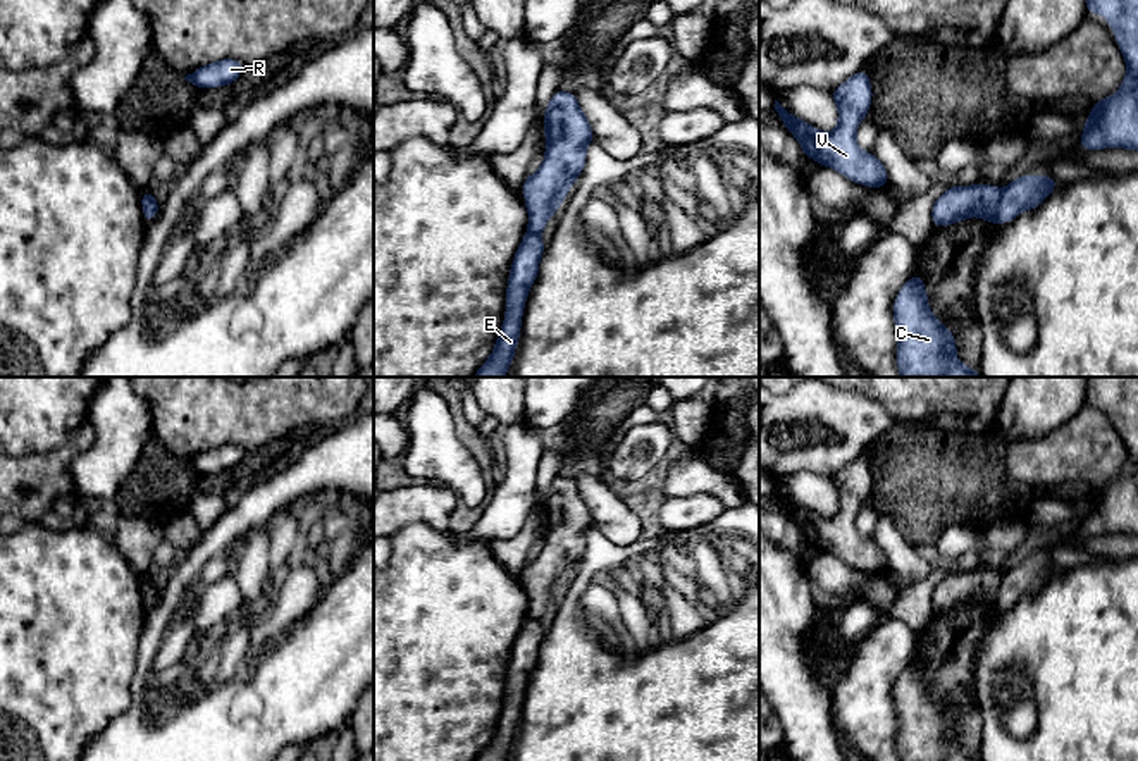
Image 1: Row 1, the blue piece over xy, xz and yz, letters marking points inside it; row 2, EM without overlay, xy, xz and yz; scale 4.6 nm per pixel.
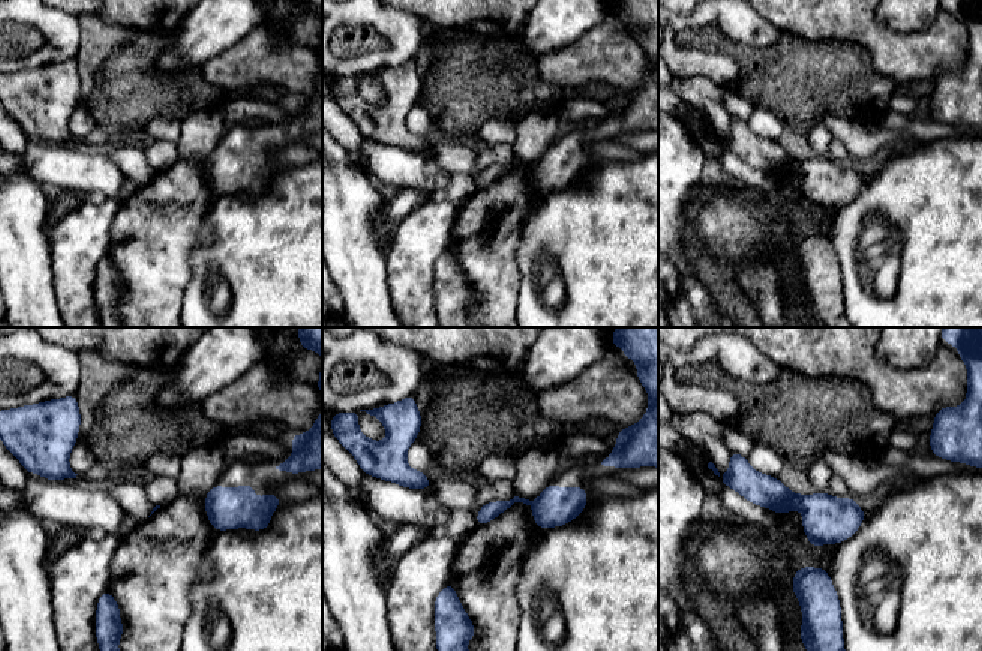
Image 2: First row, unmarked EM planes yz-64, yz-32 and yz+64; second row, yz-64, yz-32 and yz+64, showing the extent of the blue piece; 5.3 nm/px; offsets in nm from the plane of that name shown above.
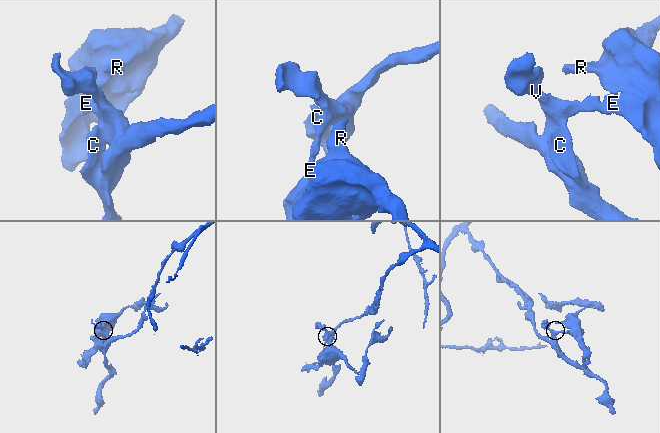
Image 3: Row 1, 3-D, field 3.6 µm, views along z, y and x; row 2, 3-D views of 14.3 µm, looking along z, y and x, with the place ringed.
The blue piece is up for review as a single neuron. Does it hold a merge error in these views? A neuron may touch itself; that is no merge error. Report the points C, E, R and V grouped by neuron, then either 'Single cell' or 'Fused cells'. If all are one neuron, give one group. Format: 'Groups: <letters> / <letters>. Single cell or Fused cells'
Groups: C V / E R. Fused cells

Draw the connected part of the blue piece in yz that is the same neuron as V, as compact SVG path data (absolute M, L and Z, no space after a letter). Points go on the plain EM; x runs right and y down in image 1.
M861 455L830 480L838 492L838 510L833 518L823 518L790 501L776 486L775 496L783 513L797 523L807 544L840 558L857 570L868 573L888 572L888 558L883 549L856 529L857 511L866 504L873 486L868 456Z

